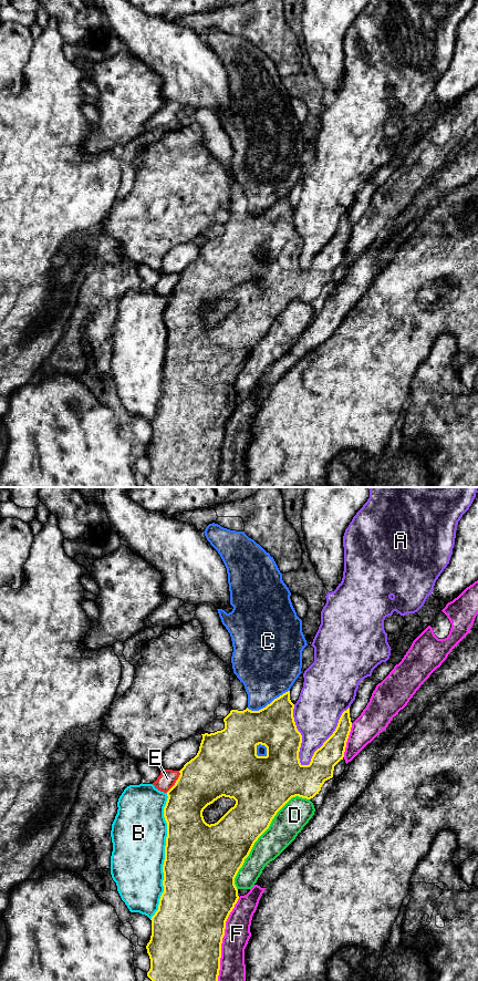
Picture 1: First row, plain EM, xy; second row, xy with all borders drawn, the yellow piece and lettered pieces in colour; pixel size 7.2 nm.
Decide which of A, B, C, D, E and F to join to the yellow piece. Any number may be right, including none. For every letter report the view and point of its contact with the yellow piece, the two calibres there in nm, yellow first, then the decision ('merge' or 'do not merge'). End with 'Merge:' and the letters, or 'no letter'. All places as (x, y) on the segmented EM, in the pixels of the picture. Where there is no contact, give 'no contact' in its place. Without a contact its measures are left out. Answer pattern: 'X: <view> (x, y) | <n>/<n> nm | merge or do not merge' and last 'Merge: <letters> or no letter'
A: xy (328, 739) | 180/340 nm | do not merge
B: xy (165, 856) | 500/400 nm | do not merge
C: xy (268, 704) | 300/400 nm | merge
D: xy (260, 835) | 340/220 nm | do not merge
E: xy (176, 782) | 360/130 nm | do not merge
F: xy (221, 939) | 500/190 nm | do not merge
Merge: C

